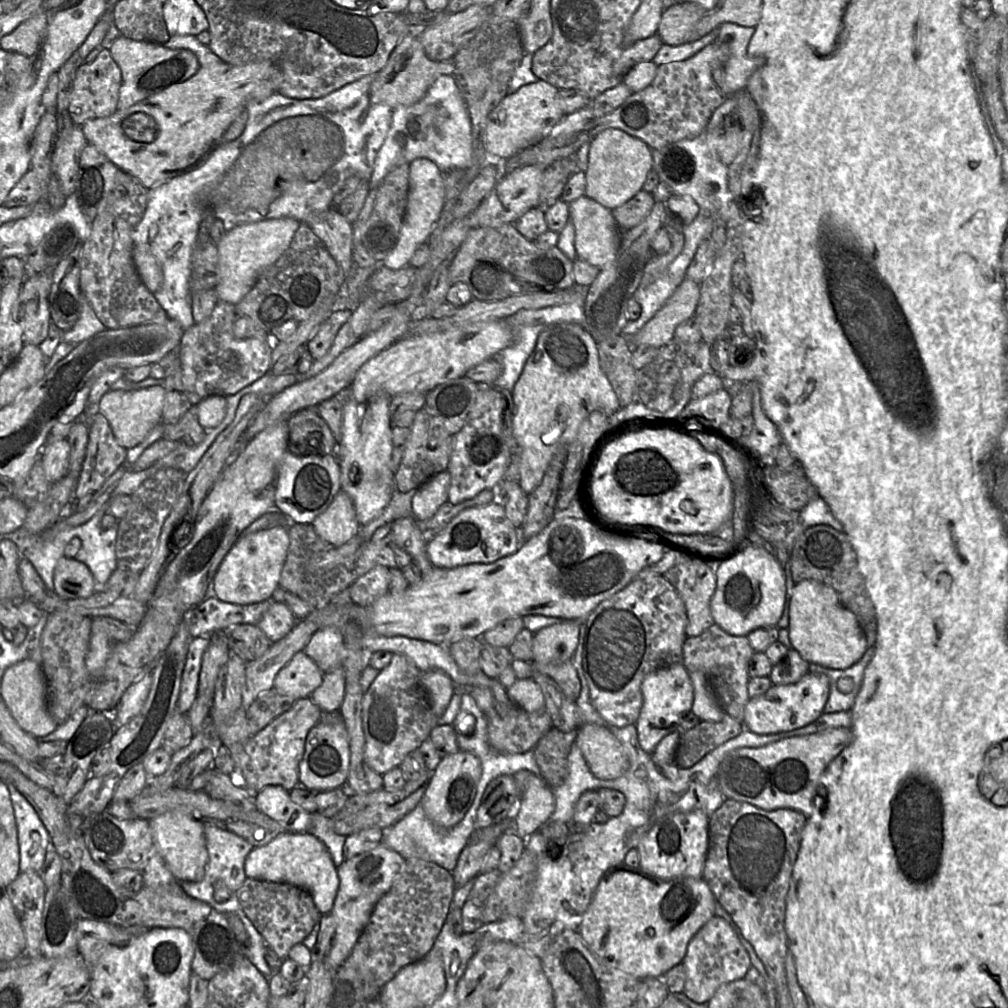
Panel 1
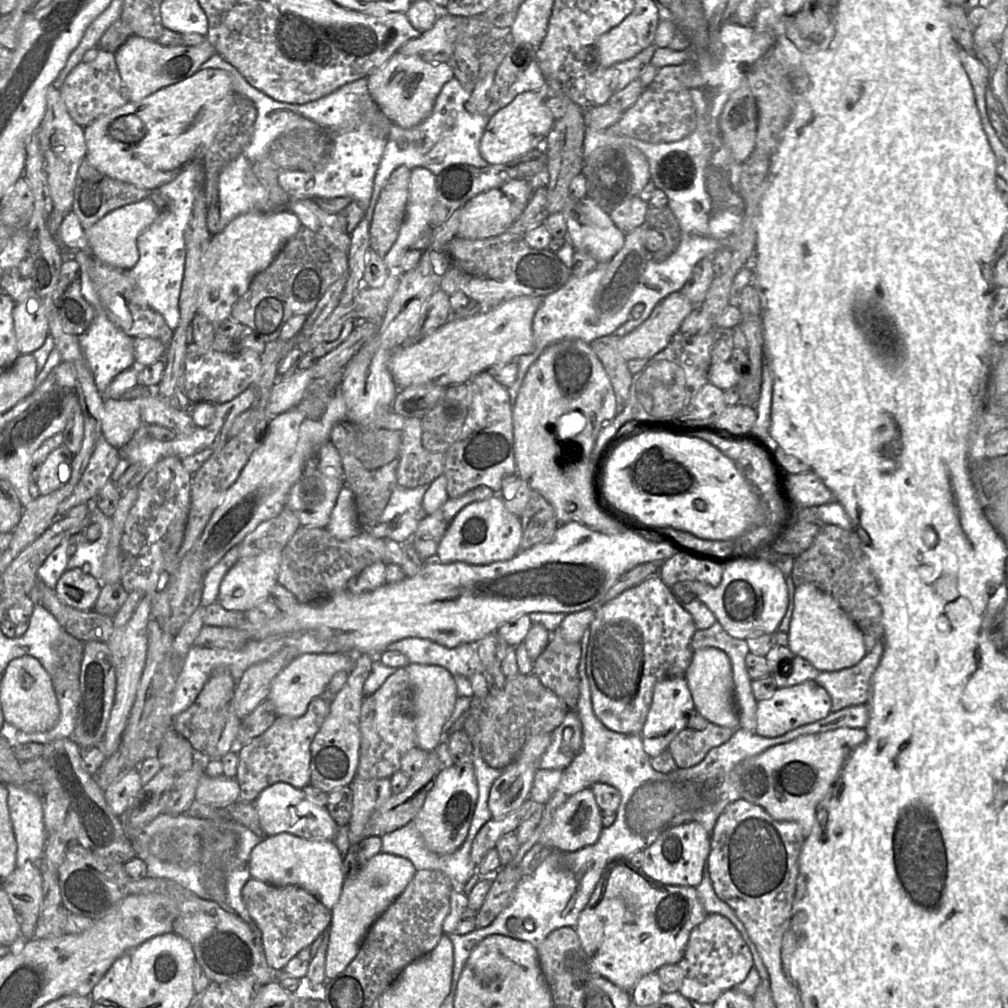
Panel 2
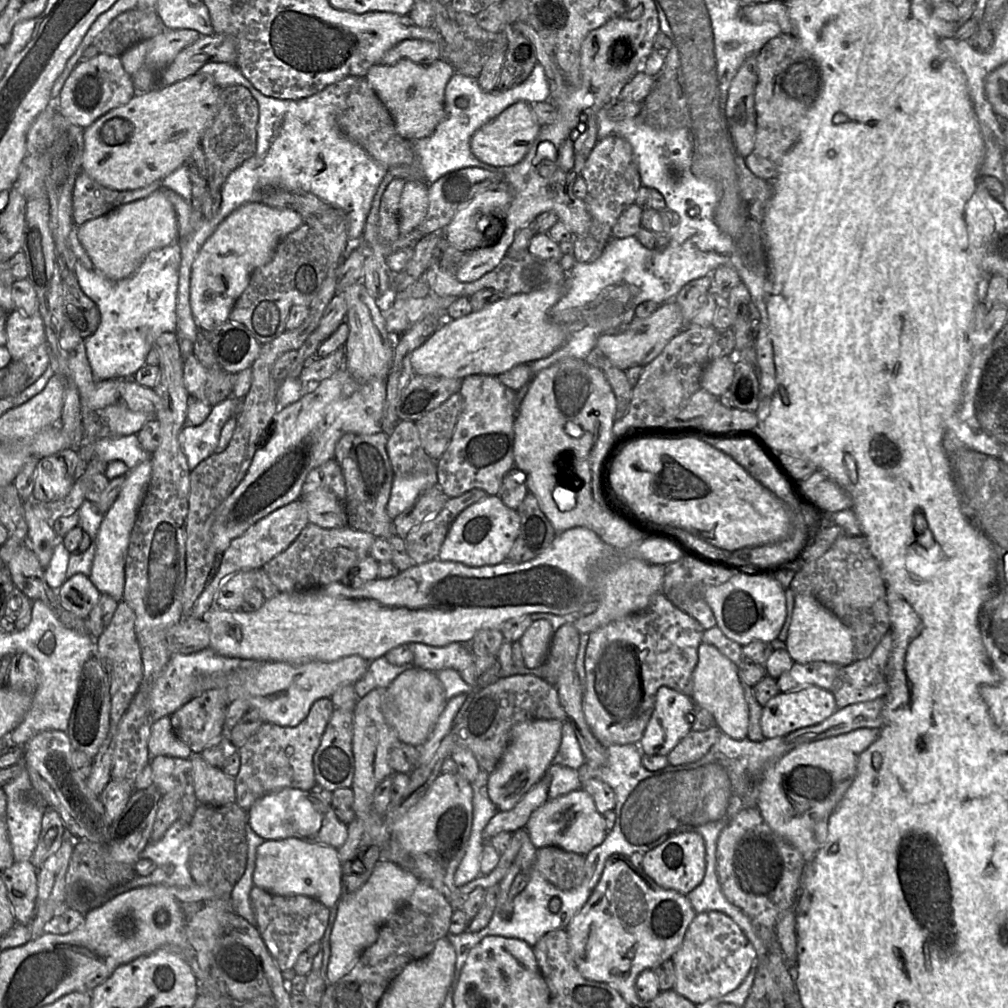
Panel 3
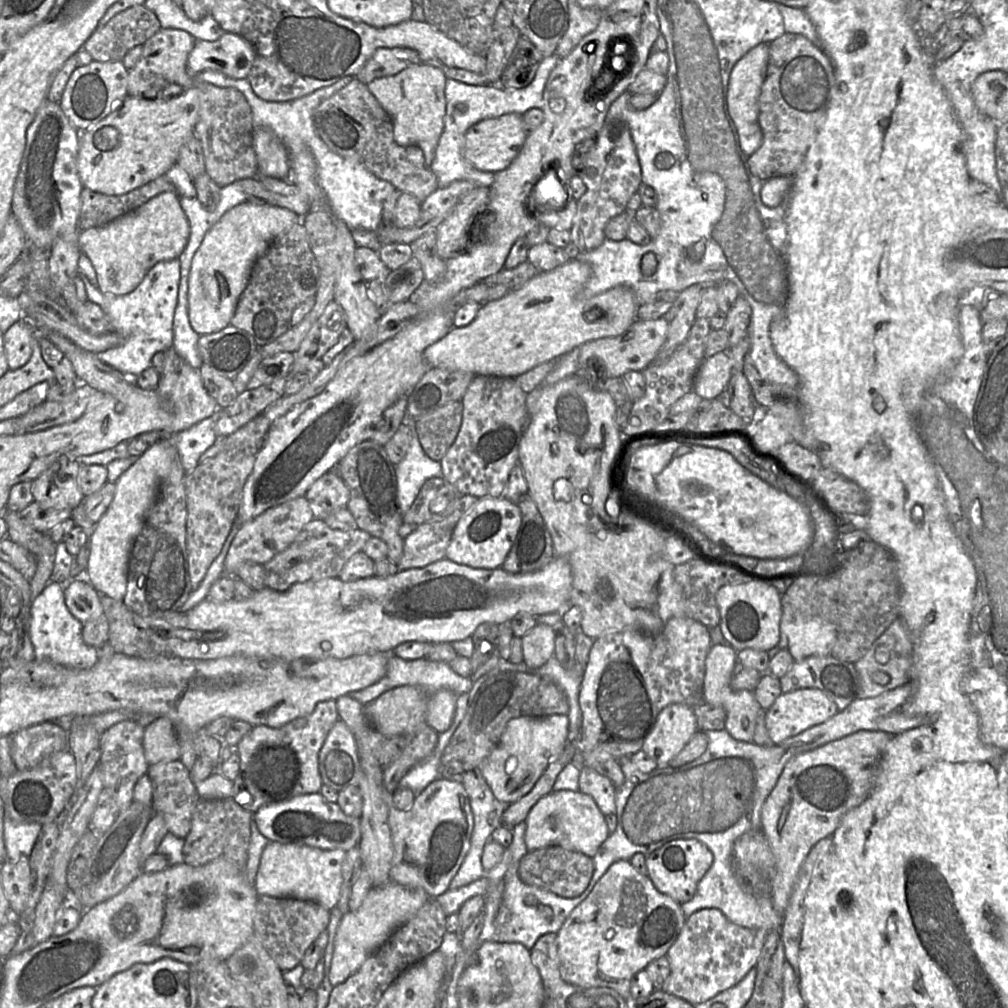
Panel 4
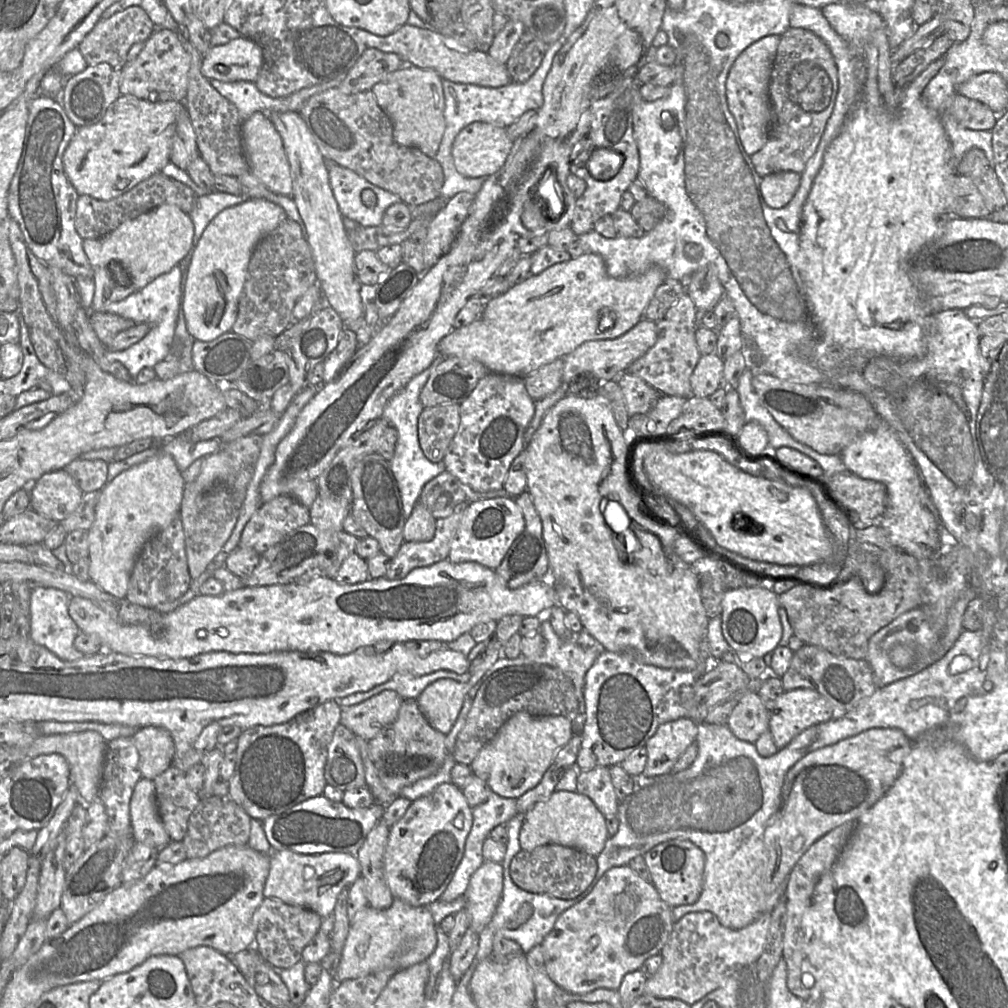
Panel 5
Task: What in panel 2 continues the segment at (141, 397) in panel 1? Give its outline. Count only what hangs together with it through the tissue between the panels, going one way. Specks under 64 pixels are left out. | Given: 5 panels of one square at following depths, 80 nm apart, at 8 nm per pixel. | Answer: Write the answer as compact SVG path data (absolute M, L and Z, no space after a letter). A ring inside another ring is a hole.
M140 398L104 400L102 435L115 448L127 445L142 425Z

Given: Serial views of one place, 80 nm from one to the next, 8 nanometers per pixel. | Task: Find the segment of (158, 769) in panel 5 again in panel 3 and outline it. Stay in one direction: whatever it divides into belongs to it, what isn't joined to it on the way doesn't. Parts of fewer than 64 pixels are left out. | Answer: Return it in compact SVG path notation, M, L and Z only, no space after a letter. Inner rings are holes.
M170 716L153 723L148 740L150 759L156 756L170 756L189 759L191 749L172 730Z

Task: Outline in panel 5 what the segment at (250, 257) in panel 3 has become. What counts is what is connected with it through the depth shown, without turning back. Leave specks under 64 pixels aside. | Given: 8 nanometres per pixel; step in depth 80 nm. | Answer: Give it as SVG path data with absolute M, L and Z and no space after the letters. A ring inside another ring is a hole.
M245 199L216 215L192 251L182 296L188 332L195 340L211 341L231 331L248 264L258 242L287 218L284 209L266 199Z

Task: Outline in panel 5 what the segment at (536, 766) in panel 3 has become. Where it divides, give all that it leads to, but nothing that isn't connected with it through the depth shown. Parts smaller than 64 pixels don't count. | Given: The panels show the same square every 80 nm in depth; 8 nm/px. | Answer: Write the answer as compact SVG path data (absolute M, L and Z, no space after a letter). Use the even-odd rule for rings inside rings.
M518 712L480 749L469 767L494 793L517 799L541 781L557 753L573 735L573 722L564 716L534 716Z

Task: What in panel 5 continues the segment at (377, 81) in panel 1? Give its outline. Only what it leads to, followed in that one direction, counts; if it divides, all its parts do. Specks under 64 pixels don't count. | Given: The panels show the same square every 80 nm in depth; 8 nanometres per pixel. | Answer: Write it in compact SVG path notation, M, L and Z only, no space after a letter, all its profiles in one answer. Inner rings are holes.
M404 65L376 83L371 91L392 122L394 140L401 146L416 147L426 156L435 158L445 132L442 78L431 69Z

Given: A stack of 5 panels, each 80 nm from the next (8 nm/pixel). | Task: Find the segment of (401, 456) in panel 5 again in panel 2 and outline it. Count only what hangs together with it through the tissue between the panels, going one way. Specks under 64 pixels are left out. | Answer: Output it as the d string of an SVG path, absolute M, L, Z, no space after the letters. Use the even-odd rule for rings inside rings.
M397 484L381 514L379 523L389 523L405 512L416 513L421 520L424 519L427 514L422 507L422 501L428 487L429 485L425 484L415 488L405 488Z

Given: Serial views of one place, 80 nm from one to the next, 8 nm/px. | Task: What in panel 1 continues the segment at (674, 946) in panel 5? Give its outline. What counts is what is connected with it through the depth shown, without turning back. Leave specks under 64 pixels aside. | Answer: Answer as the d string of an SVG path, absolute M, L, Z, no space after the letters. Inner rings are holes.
M714 915L691 938L682 960L686 979L683 994L696 1003L706 1003L725 983L743 979L751 967L746 949L735 931L721 917Z

